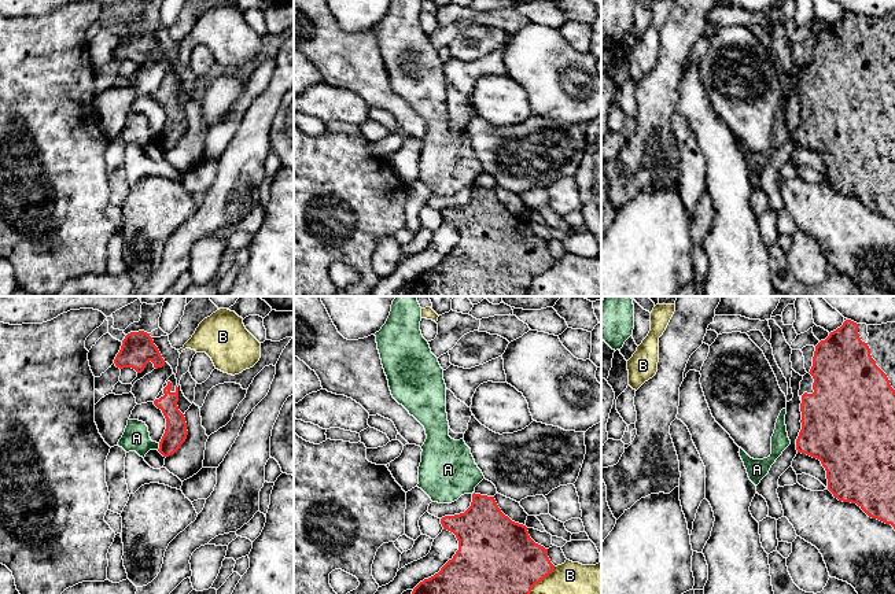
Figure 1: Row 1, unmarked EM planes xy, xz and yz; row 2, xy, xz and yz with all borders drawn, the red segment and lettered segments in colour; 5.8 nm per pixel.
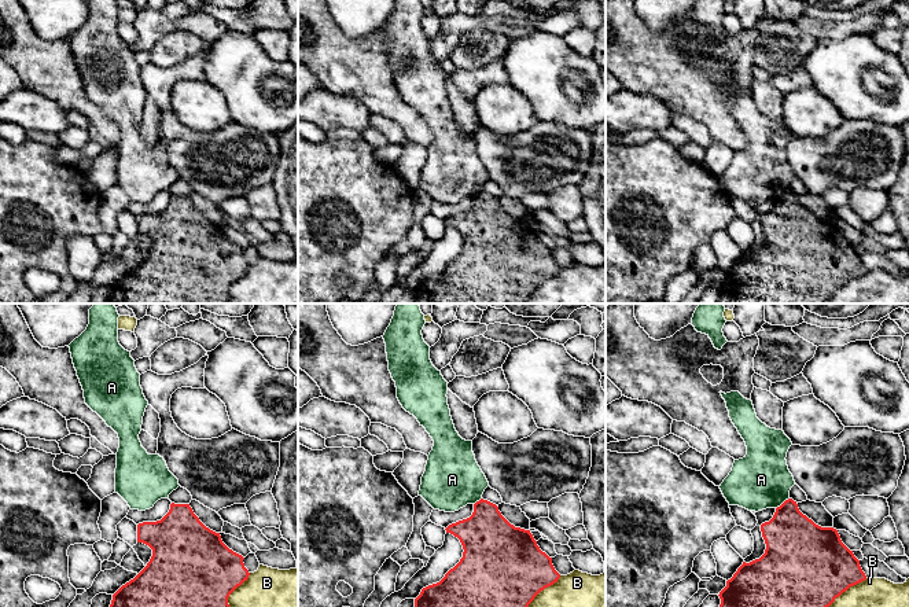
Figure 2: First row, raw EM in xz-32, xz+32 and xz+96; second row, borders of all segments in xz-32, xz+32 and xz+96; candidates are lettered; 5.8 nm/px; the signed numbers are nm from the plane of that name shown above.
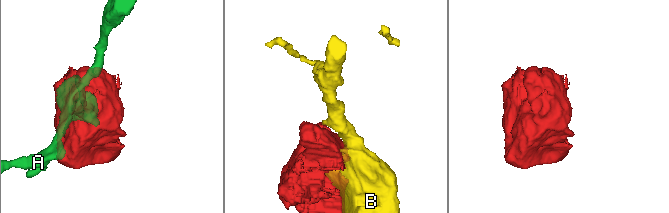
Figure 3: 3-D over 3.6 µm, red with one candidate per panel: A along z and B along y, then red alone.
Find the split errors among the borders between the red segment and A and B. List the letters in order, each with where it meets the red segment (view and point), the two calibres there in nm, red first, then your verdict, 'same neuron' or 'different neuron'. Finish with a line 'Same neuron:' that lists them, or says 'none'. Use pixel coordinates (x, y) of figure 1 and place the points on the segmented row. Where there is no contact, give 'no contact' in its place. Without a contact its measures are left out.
A: meets red in xy at (159, 446); 130 nm thick on the red side, 160 nm on the other; different neuron
B: meets red in xz at (541, 579); 400 nm thick on the red side, 190 nm on the other; different neuron
Same neuron: none

